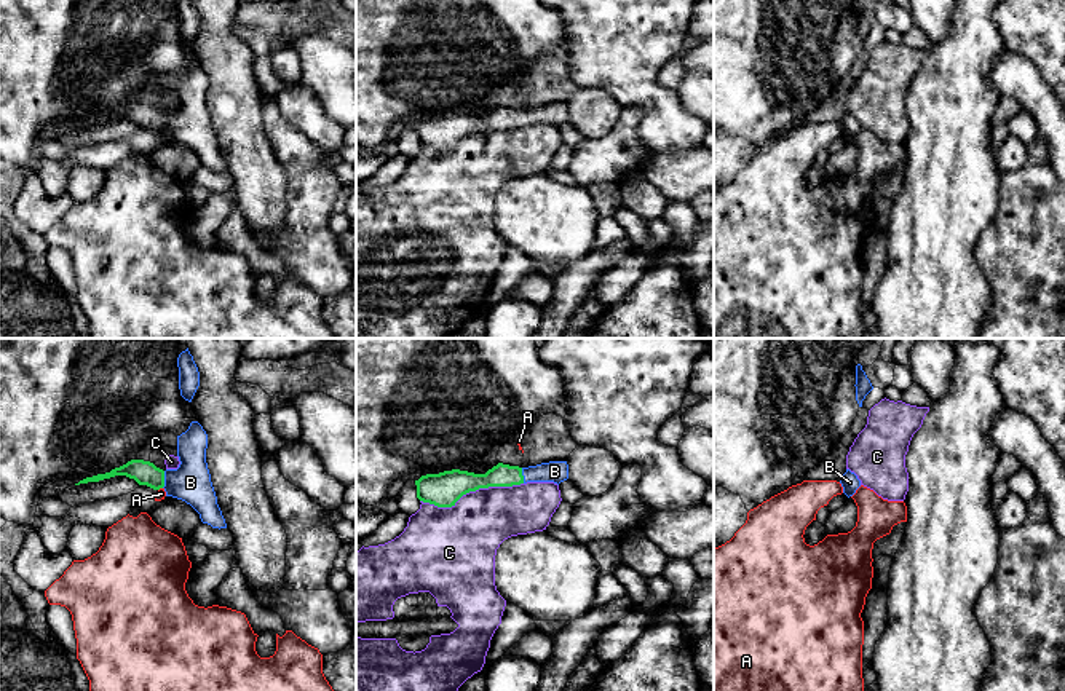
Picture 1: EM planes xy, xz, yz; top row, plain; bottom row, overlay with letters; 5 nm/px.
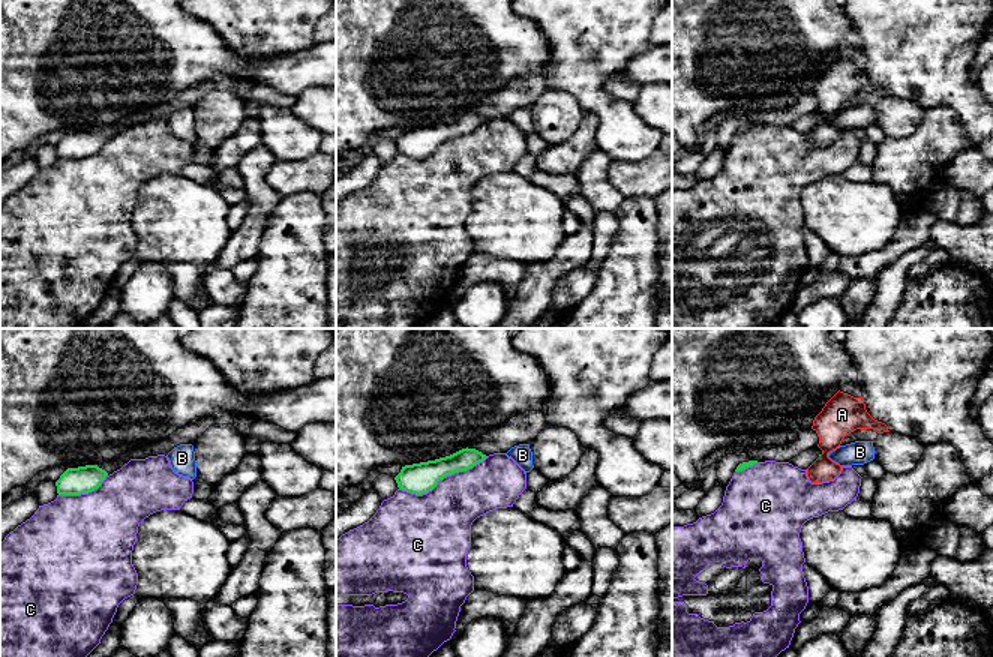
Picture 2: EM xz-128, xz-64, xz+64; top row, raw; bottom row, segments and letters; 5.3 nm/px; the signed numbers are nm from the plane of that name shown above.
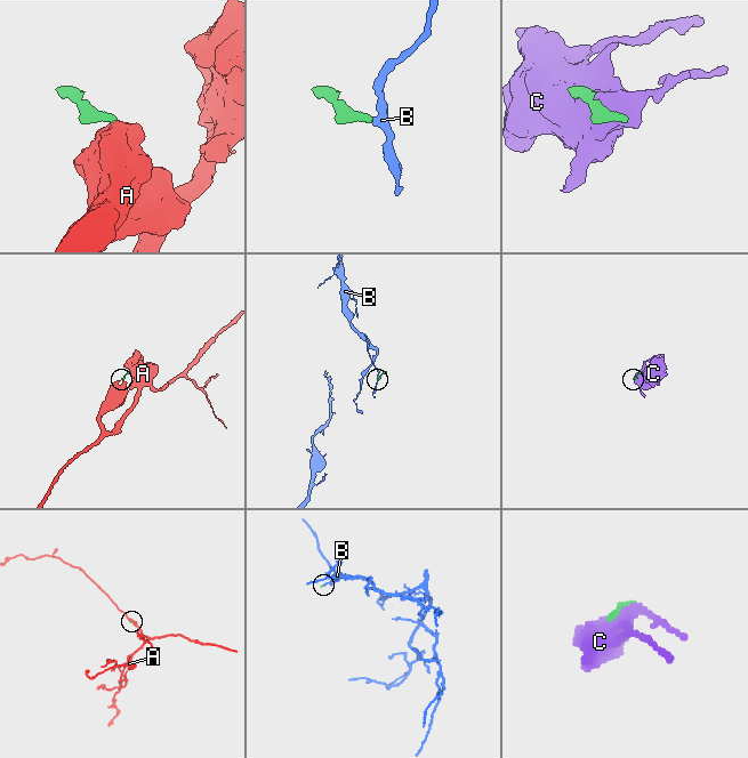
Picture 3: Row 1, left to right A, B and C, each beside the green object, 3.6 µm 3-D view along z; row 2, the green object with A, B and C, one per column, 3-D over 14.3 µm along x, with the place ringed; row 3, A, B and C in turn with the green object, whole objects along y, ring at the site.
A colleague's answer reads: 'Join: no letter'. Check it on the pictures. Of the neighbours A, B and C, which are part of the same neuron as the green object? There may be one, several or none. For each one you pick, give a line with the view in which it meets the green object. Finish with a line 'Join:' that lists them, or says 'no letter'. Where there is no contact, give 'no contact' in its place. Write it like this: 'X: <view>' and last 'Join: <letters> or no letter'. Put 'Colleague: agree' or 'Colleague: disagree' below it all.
B: xy
Join: B
Colleague: disagree

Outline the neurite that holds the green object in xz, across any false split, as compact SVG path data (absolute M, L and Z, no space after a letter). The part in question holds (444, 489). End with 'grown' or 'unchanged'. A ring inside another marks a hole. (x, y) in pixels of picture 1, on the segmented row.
M549 461L519 468L498 463L485 474L452 469L415 480L417 498L437 507L452 507L466 493L489 487L513 487L527 482L560 484L568 479L567 461Z; grown

